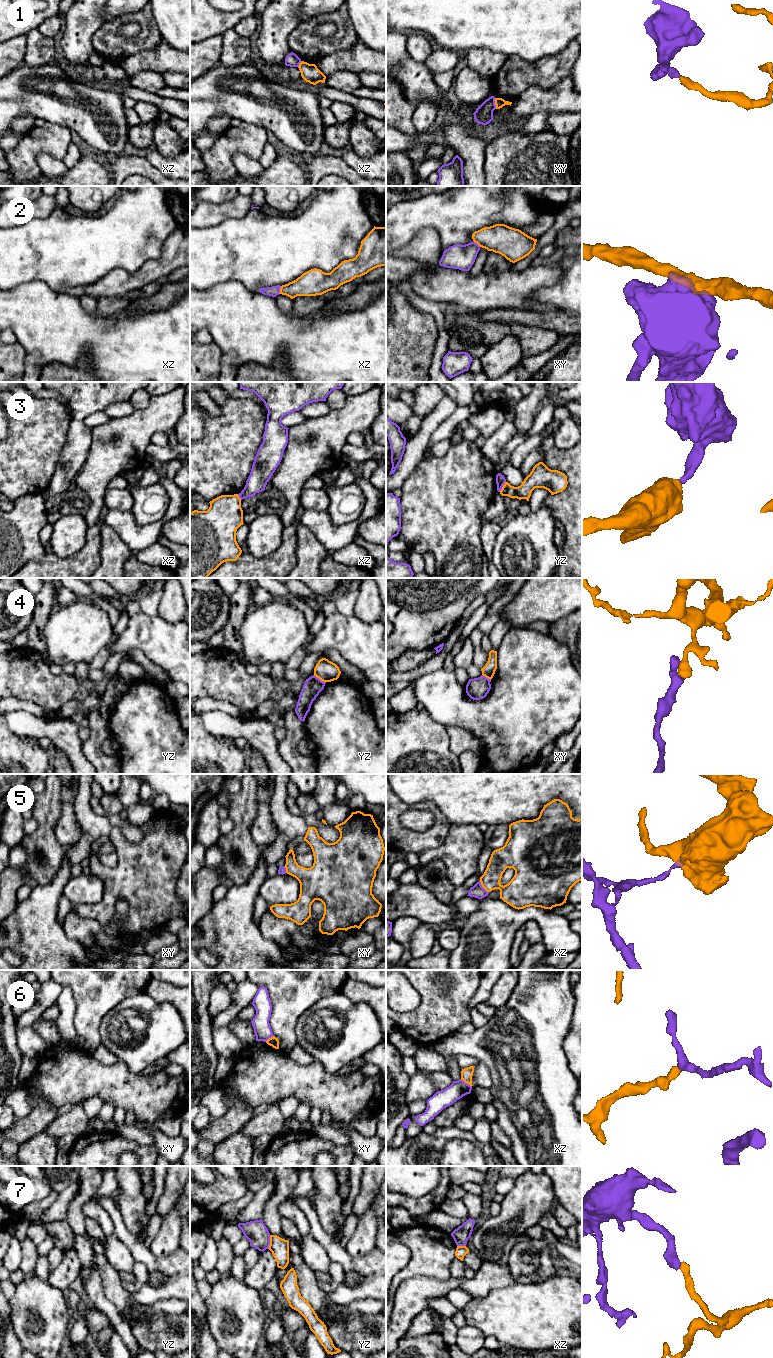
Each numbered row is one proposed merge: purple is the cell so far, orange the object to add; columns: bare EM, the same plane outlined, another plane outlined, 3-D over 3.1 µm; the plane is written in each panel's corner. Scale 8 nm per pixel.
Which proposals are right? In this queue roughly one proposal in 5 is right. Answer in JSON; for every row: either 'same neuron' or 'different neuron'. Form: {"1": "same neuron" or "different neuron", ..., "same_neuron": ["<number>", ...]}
{"1": "different neuron", "2": "different neuron", "3": "different neuron", "4": "different neuron", "5": "different neuron", "6": "different neuron", "7": "different neuron", "same_neuron": []}

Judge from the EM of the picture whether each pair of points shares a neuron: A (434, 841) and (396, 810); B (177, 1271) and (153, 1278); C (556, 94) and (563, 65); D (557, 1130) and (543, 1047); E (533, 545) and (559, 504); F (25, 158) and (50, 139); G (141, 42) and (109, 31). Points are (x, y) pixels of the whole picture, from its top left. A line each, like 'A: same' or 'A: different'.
A: same
B: different
C: different
D: same
E: different
F: same
G: same

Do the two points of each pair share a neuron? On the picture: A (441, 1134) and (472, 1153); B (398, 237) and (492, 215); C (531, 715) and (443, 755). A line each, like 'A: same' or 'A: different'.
A: different
B: same
C: different

